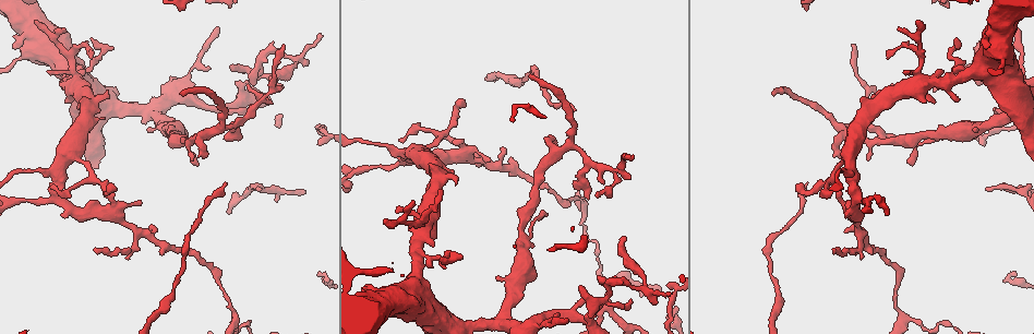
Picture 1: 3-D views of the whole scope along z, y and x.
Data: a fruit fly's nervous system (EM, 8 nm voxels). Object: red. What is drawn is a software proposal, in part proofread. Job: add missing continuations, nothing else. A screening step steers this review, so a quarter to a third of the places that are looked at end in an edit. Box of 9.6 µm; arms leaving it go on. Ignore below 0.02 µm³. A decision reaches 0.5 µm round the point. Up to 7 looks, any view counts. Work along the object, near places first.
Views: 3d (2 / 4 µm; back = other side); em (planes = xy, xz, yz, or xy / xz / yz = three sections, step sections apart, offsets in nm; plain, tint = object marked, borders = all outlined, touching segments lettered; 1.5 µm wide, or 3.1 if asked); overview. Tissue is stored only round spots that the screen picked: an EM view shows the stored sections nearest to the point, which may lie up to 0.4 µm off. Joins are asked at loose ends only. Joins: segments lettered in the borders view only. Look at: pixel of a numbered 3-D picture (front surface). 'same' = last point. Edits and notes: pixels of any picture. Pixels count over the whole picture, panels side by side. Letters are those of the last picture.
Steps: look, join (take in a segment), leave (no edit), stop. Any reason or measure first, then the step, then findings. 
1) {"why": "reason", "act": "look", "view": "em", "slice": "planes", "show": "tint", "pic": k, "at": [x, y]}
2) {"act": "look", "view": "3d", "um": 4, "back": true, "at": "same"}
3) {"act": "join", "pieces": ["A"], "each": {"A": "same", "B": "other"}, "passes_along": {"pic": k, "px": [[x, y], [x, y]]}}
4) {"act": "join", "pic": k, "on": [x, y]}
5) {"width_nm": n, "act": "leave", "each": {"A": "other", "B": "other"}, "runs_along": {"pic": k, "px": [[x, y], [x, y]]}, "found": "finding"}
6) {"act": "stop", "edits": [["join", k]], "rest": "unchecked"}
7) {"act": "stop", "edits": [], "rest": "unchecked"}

{"why": "tapers out", "act": "look", "view": "em", "slice": "xz", "step": 4, "show": "borders", "pic": 1, "at": [957, 40]}

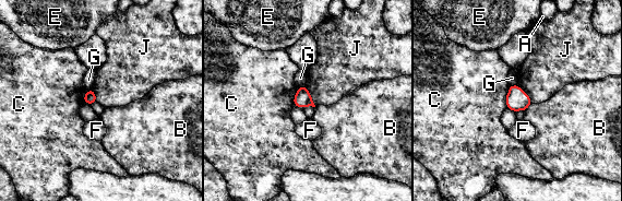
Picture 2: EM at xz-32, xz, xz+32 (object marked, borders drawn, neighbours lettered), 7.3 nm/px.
{"why": "another direction", "act": "look", "view": "em", "slice": "planes", "show": "borders", "at": "same"}

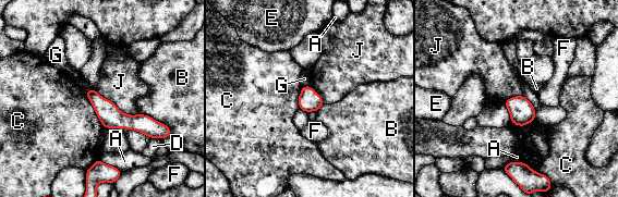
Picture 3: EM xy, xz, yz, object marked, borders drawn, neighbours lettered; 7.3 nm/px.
{"longest_contact_nm": ["J", 380], "act": "leave", "each": {"A": "other", "B": "other", "C": "other", "D": "other", "E": "other", "F": "other", "G": "other", "J": "other"}, "border": {"pic": 3, "px": [[95, 89], [121, 111], [138, 114]]}, "found": "no lettered segment goes on from it"}

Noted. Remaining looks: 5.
{"act": "look", "view": "3d", "um": 4, "pic": 1, "at": [879, 90]}

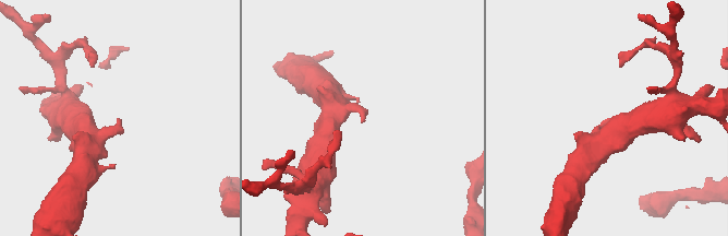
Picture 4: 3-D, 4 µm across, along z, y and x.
{"act": "look", "view": "em", "slice": "planes", "show": "borders", "pic": 4, "at": [118, 120]}

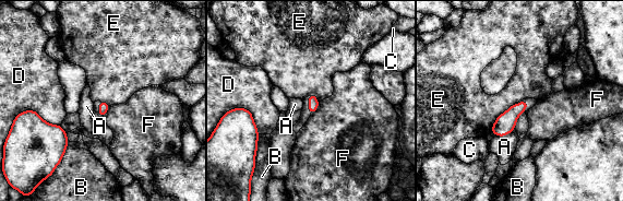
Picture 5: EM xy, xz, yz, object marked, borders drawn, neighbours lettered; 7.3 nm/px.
{"longest_contact_nm": ["E", 260], "act": "leave", "each": {"A": "other", "B": "other", "C": "other", "D": "other", "E": "other", "F": "other"}, "found": "none of them fits"}

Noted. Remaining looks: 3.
{"why": "branch stops here", "act": "look", "view": "3d", "um": 4, "pic": 1, "at": [919, 21]}

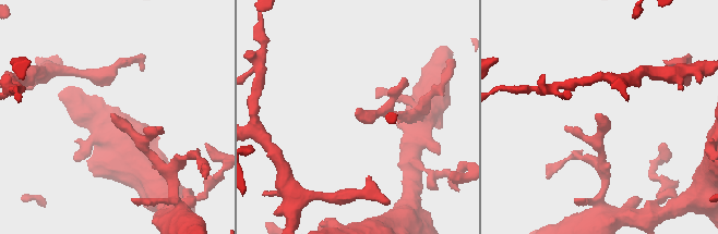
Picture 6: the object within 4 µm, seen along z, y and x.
{"act": "look", "view": "em", "slice": "xz", "step": 4, "show": "borders", "pic": 6, "at": [602, 115]}

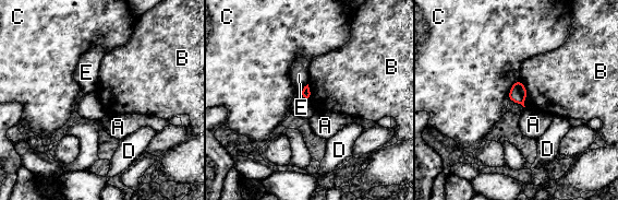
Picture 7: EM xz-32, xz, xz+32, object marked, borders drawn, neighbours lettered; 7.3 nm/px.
{"act": "look", "view": "em", "slice": "planes", "show": "borders", "at": "same"}

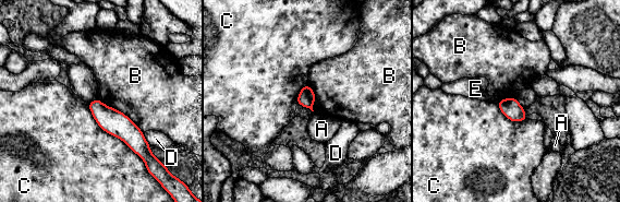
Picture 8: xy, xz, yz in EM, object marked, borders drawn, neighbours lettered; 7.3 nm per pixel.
{"act": "leave", "each": {"A": "other", "B": "other", "C": "other", "D": "other", "E": "other"}, "border": {"pic": 8, "px": [[98, 98], [122, 111], [142, 132]]}, "found": "no lettered segment goes on from it"}

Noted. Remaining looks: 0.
{"act": "stop", "edits": [], "rest": "unchecked"}

